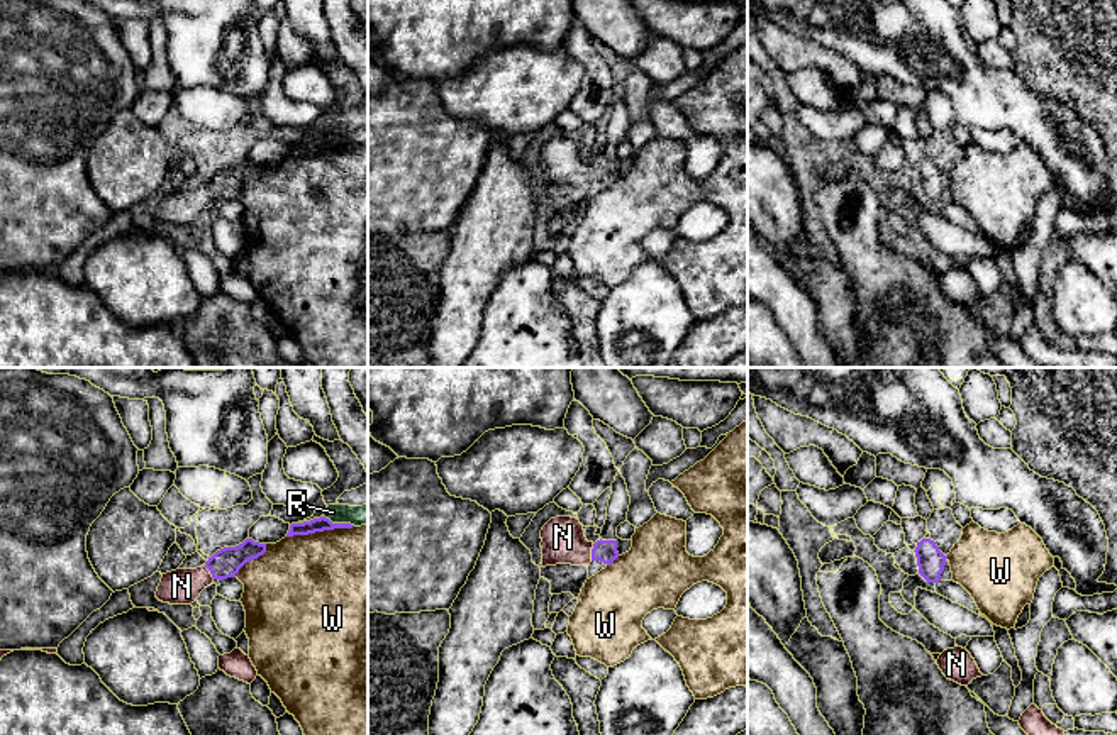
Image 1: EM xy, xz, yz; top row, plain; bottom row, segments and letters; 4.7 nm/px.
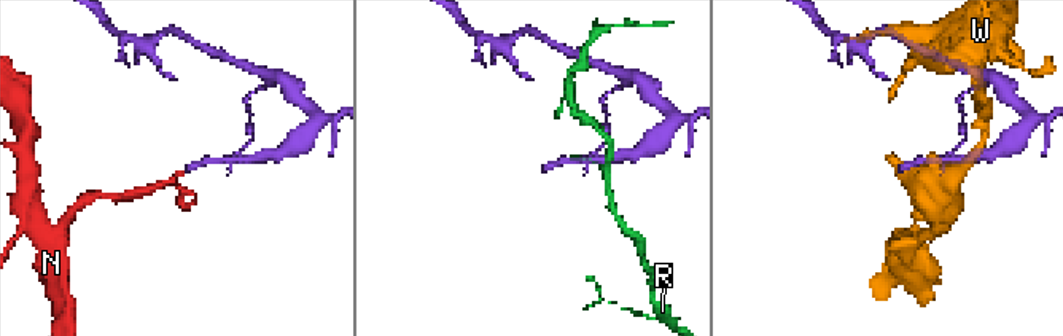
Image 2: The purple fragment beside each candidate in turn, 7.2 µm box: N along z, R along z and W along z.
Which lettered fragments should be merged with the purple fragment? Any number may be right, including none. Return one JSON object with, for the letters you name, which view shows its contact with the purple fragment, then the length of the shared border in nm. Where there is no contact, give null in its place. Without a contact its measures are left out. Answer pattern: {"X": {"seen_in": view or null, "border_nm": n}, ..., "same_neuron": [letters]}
{"N": {"seen_in": "xz", "border_nm": 80}, "same_neuron": ["N"]}

